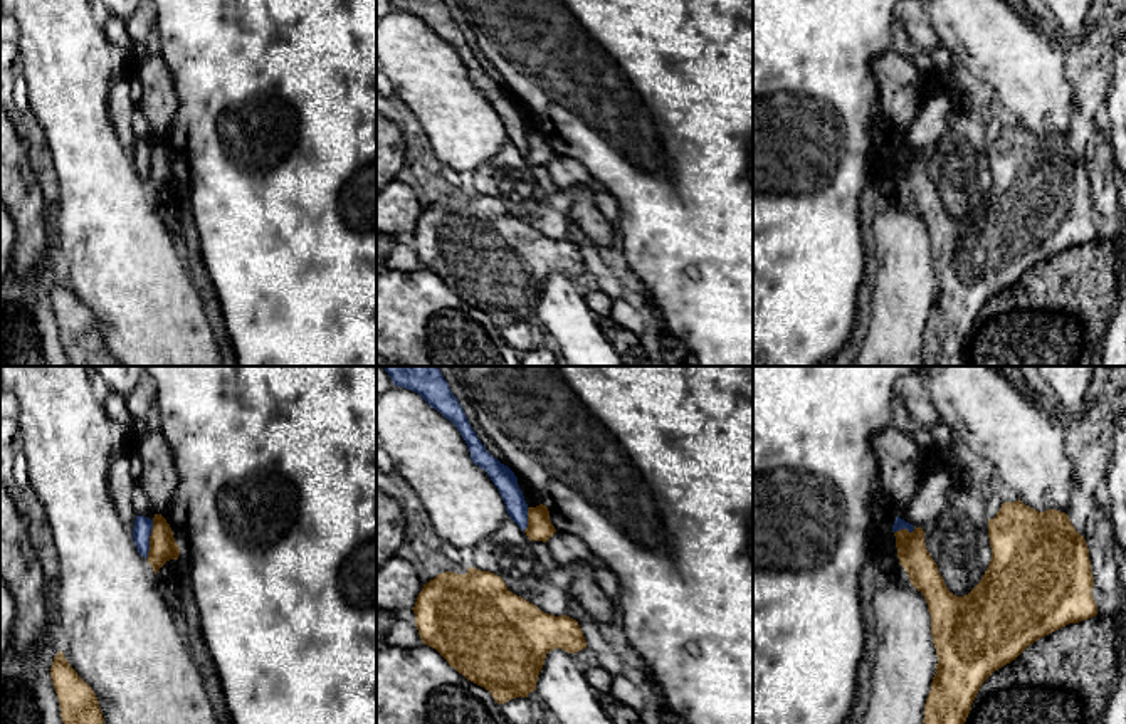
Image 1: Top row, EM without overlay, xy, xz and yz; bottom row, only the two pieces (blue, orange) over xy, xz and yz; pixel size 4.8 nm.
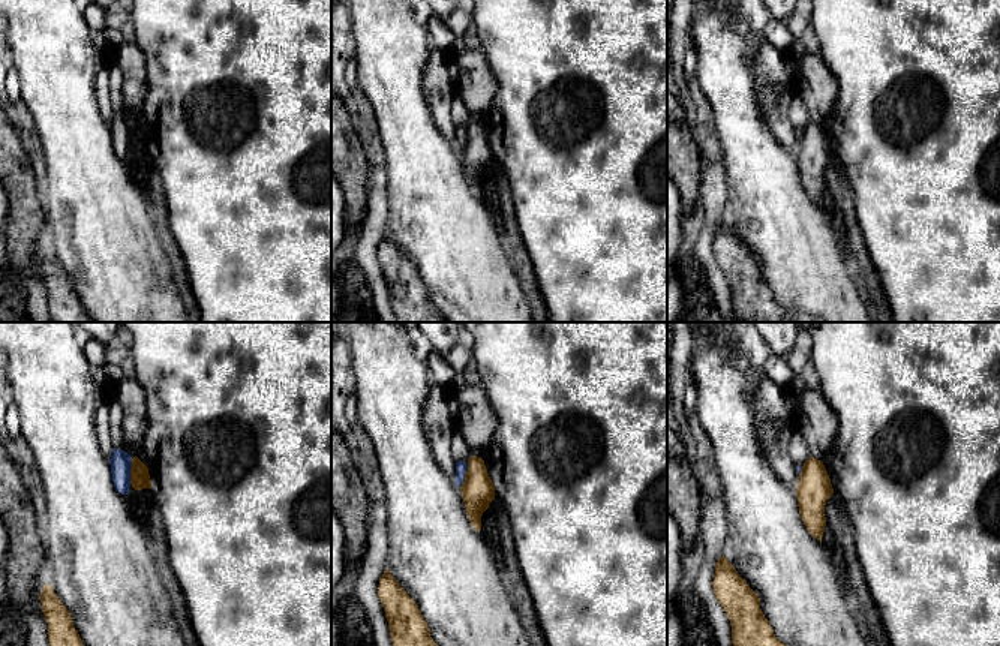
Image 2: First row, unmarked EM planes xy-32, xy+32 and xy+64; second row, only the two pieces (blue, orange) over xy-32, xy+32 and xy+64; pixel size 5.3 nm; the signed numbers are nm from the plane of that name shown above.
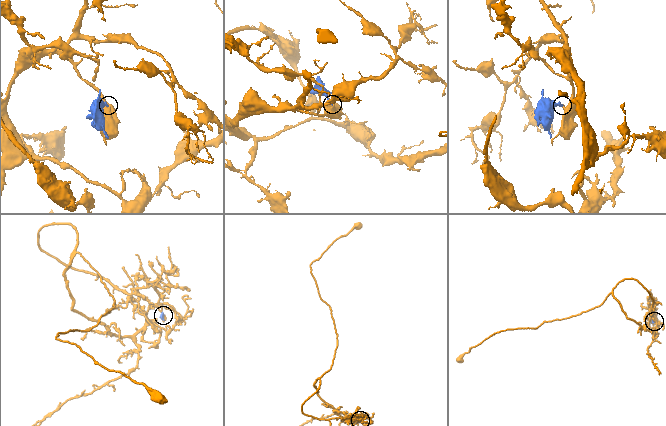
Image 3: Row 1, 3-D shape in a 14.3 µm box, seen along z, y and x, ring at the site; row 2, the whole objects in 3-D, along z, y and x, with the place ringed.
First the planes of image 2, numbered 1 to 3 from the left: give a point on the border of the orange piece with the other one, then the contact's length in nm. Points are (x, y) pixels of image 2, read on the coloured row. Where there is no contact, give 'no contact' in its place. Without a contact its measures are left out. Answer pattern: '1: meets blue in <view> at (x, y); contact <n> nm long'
1: meets blue in xy-32 at (129, 471); contact 140 nm long
2: meets blue in xy+32 at (464, 475); contact 140 nm long
3: meets blue in xy+64 at (799, 471); contact 50 nm long

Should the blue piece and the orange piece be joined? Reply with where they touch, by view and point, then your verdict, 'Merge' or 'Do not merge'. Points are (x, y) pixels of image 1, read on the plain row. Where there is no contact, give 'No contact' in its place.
Touches blue at xy (148, 162). Do not merge

